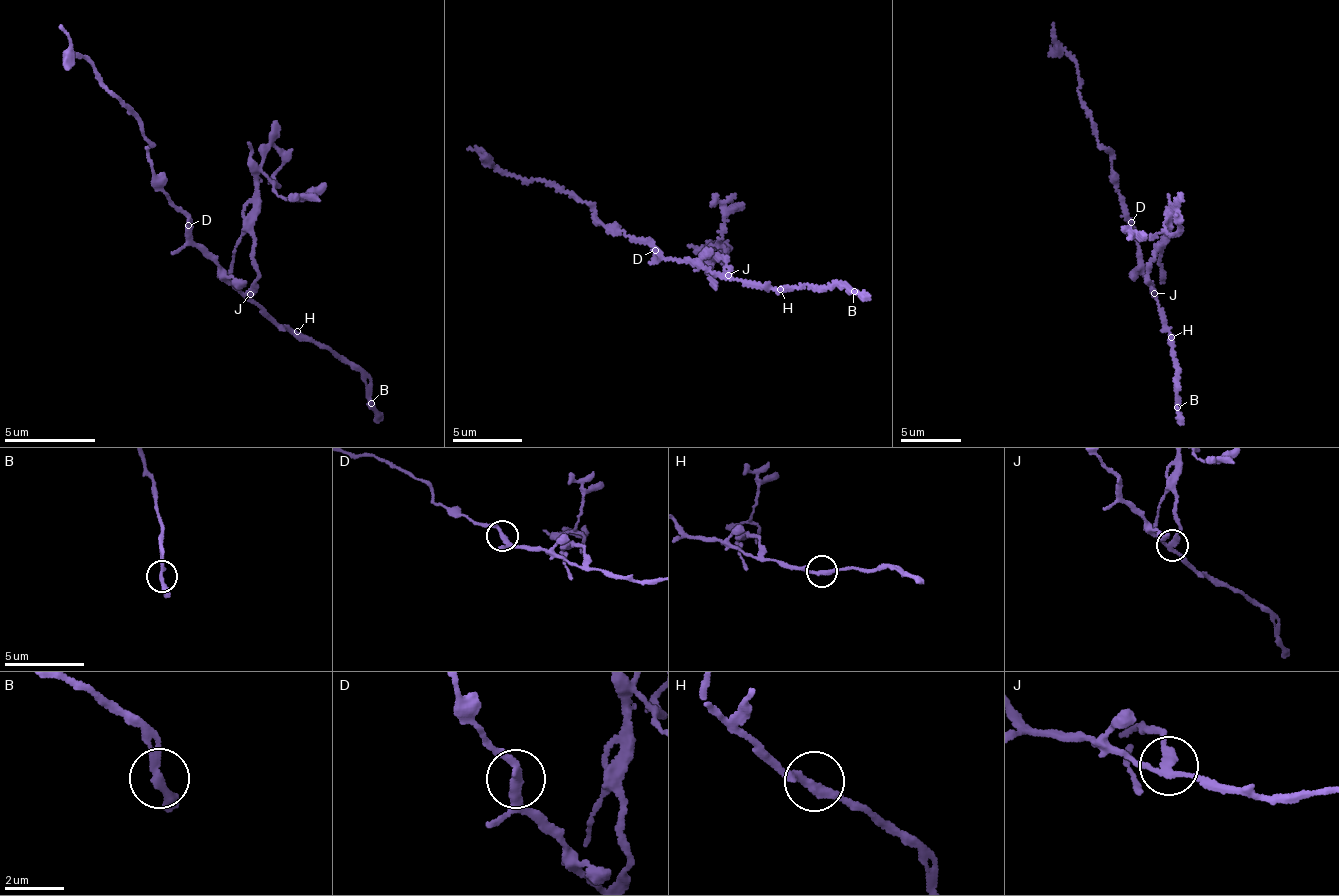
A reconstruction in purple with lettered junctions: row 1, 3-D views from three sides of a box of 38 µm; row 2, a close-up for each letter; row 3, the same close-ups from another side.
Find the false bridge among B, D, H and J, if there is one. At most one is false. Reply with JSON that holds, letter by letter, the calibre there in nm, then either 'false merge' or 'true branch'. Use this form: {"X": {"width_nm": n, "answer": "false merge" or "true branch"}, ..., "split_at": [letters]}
{"B": {"width_nm": 240, "answer": "true branch"}, "D": {"width_nm": 200, "answer": "true branch"}, "H": {"width_nm": 280, "answer": "true branch"}, "J": {"width_nm": 200, "answer": "false merge"}, "split_at": ["J"]}

